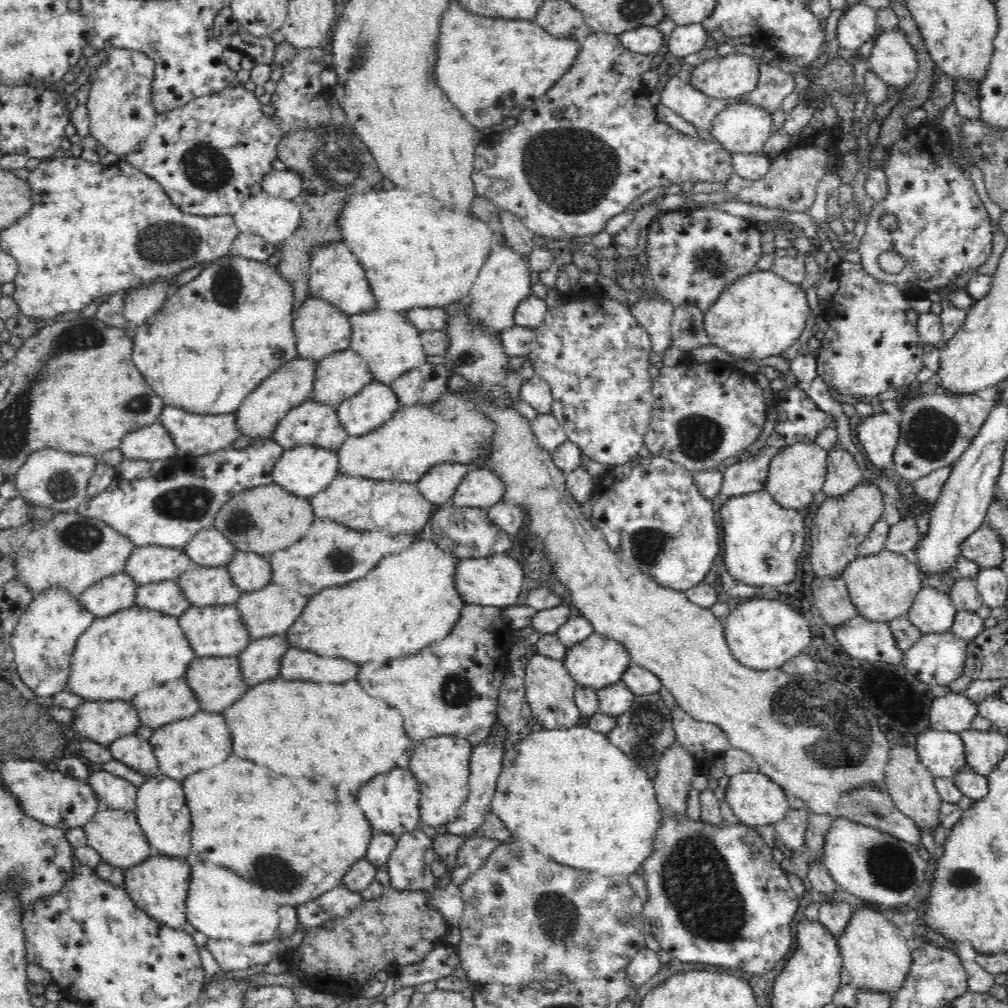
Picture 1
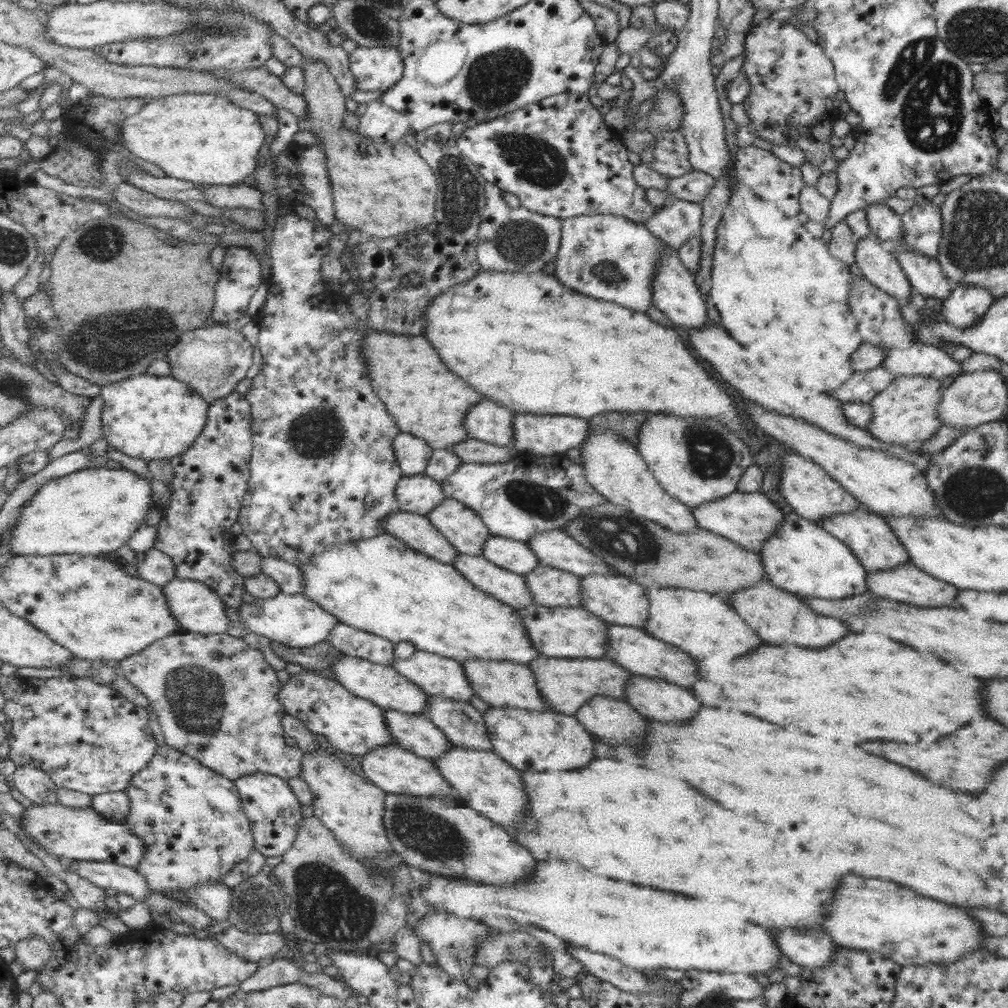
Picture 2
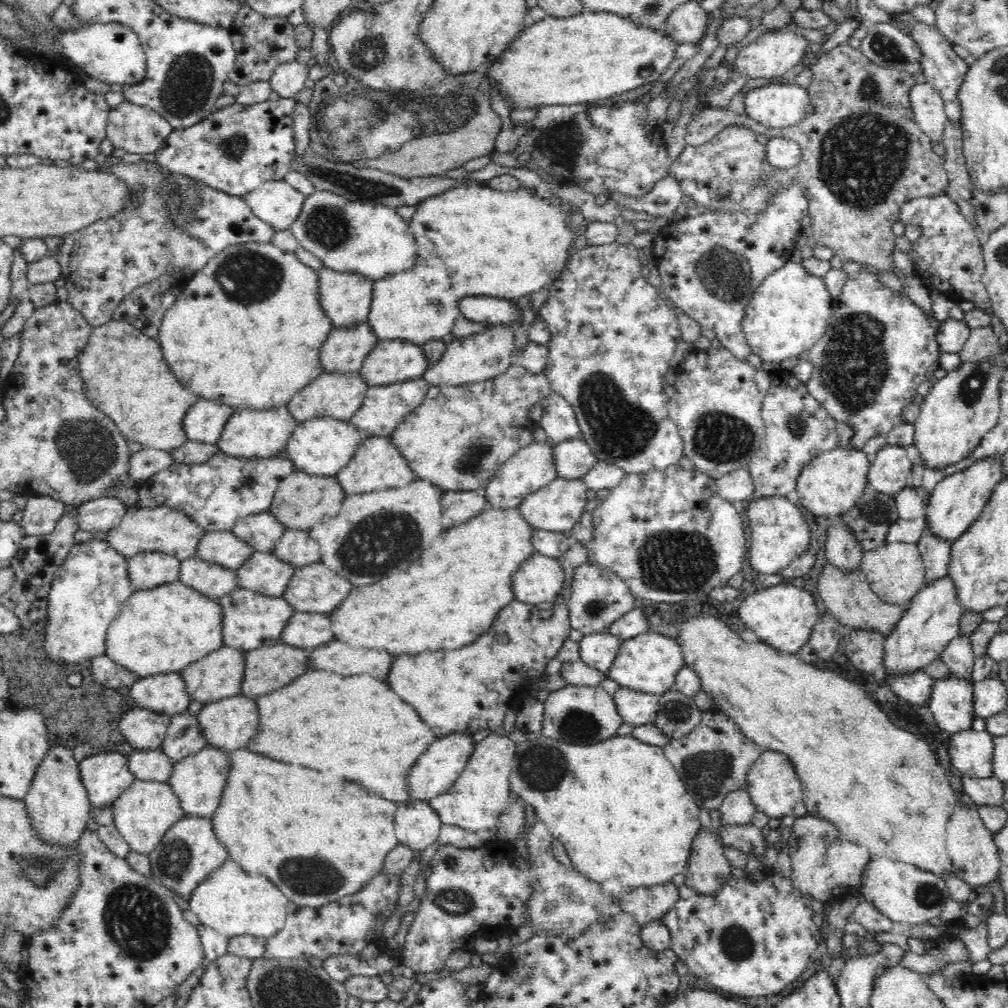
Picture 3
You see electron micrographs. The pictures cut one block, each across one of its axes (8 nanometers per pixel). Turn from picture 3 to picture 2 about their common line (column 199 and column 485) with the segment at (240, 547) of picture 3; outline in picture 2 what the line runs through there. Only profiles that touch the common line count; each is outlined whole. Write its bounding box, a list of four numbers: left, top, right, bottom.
[483,535,542,575]

